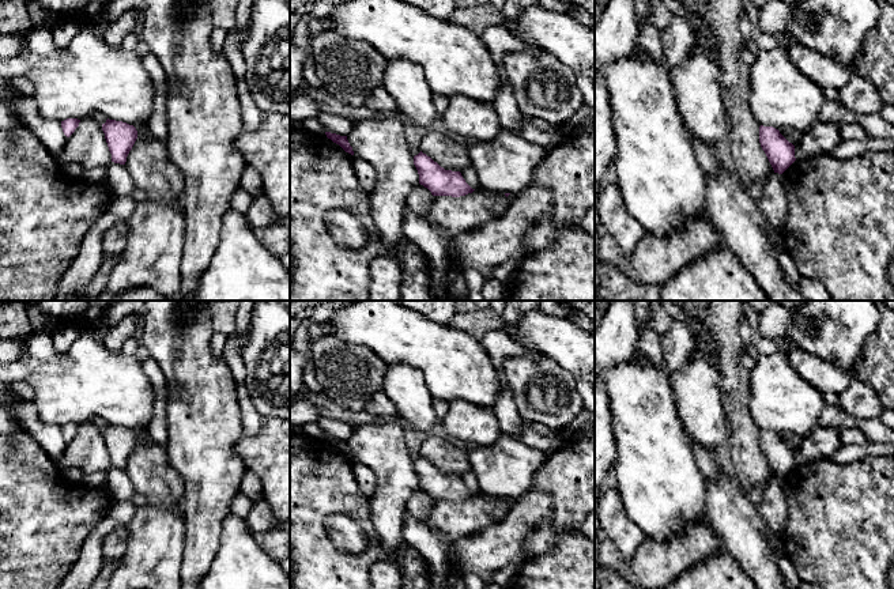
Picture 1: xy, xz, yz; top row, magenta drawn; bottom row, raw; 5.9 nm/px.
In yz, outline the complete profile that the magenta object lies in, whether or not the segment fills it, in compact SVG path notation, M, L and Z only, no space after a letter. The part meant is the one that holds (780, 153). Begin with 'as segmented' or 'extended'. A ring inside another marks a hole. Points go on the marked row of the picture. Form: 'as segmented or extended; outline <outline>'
as segmented; outline M759 127L759 143L774 173L782 174L796 161L795 146L773 127Z

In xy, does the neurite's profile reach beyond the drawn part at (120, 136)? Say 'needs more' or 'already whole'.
already whole

